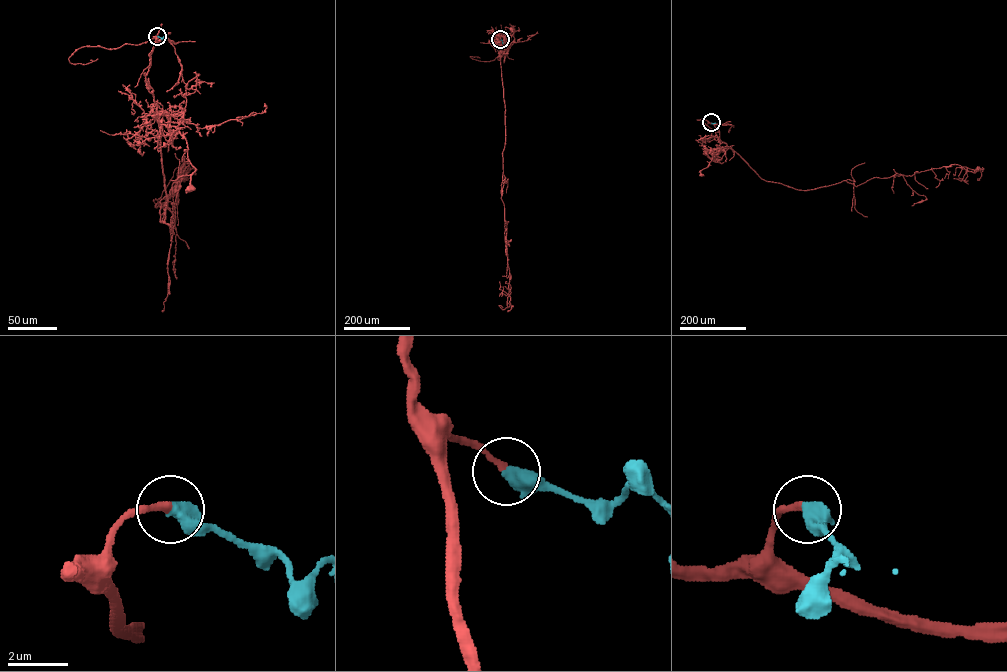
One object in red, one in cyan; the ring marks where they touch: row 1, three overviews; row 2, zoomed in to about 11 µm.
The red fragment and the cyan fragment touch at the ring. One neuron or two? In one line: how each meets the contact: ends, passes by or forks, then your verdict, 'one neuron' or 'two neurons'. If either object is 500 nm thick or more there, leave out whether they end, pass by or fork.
one neuron

